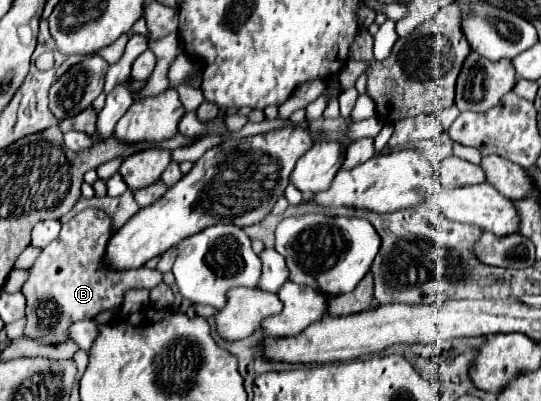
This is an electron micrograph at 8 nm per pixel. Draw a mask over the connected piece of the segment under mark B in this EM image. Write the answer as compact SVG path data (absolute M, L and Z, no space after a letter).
M85 209L61 227L59 237L39 253L23 283L21 293L27 301L27 323L21 337L33 339L39 345L61 345L69 341L71 323L93 319L103 311L119 307L129 289L153 289L163 281L161 273L145 266L115 273L113 269L105 269L101 261L105 259L105 247L111 235L113 221L101 209Z

